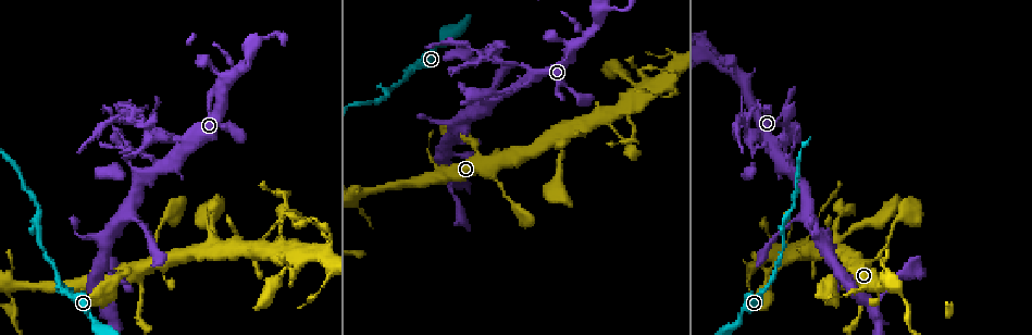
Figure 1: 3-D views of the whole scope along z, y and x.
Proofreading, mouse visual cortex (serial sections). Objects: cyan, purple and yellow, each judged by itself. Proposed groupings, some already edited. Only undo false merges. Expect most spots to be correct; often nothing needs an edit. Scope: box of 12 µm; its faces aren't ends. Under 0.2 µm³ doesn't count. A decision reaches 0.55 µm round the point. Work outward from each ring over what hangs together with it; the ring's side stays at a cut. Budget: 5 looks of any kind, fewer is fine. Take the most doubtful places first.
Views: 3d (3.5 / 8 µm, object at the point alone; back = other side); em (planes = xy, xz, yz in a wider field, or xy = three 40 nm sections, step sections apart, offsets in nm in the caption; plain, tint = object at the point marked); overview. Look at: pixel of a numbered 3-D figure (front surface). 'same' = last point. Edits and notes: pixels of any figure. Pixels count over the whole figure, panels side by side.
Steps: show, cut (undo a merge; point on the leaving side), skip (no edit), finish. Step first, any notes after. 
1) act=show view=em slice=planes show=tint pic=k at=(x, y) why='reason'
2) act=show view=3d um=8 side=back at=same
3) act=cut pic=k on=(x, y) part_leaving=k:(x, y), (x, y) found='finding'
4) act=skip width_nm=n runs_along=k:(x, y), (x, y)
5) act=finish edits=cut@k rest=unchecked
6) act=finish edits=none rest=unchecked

act=show view=3d um=3.5 pic=1 at=(182, 140) why='three arms meet'

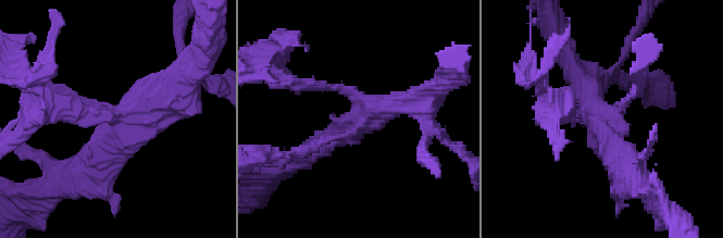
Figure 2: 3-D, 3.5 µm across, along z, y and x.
act=show view=em slice=xy step=2 show=tint pic=2 at=(116, 115)

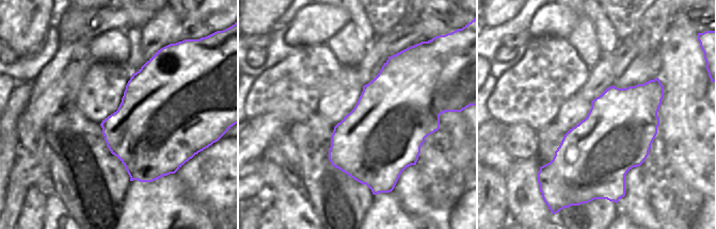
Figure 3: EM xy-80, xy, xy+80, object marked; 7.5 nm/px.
act=cut pic=2 on=(297, 86) part_leaving=2:(334, 87), (284, 79), (267, 57) found='two cells meet here'

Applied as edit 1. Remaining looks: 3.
act=show view=overview

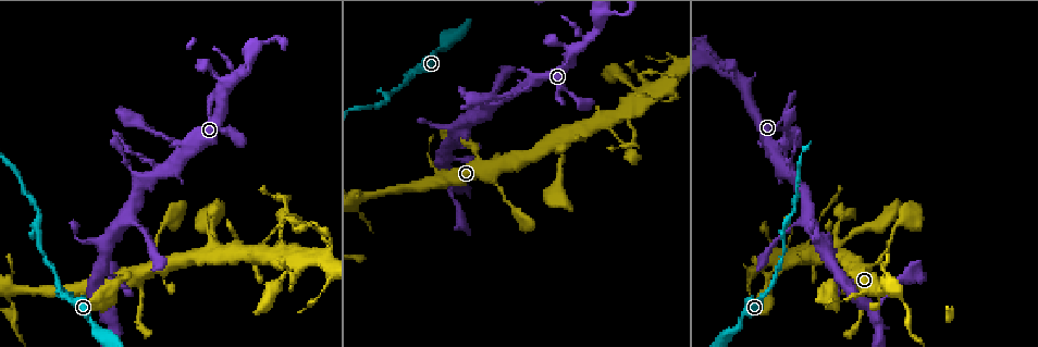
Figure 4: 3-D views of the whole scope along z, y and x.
act=show view=3d um=8 pic=4 at=(551, 143) why='two arms in line, one across'

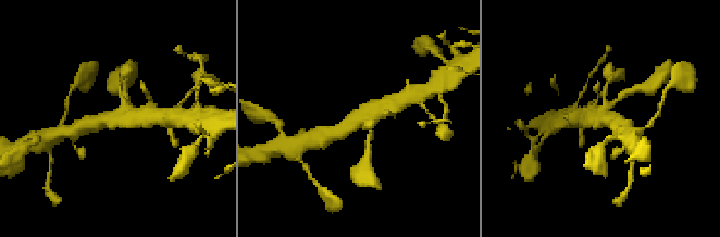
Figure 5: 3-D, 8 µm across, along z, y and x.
act=show view=em slice=xy step=3 show=tint pic=5 at=(360, 117) arms=3 arm_widths_nm=200,450,600

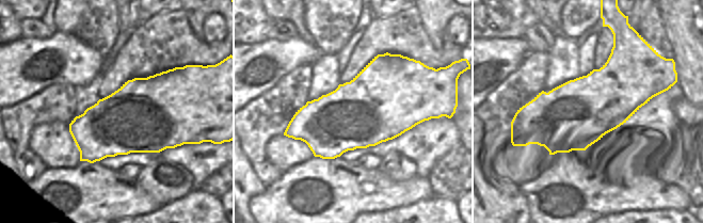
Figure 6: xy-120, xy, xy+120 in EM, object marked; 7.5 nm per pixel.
act=skip width_nm=550 runs_along=5:(332, 134), (362, 113), (387, 107) found='one cell here'

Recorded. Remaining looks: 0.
act=finish edits=cut@2 rest=unchecked

